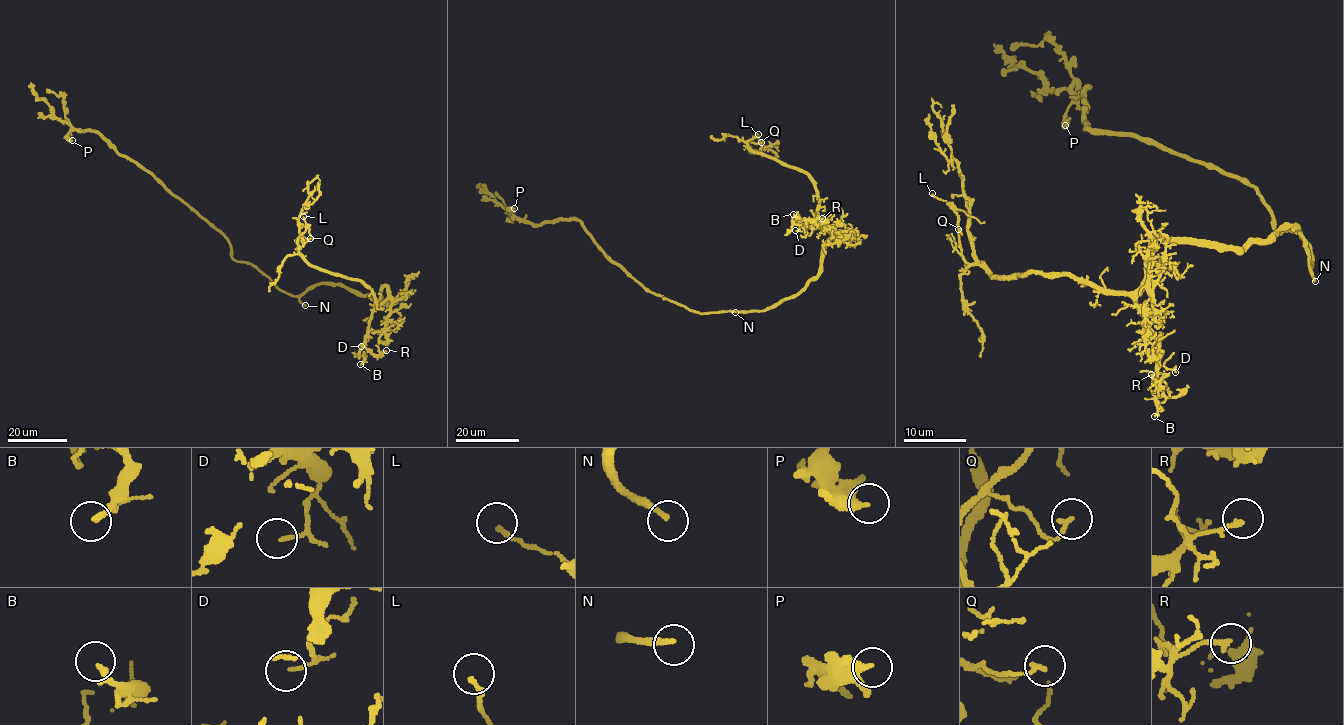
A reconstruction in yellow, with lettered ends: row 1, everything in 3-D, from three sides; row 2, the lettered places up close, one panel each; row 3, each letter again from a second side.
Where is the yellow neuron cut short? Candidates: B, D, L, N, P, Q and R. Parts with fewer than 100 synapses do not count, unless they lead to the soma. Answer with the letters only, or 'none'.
N

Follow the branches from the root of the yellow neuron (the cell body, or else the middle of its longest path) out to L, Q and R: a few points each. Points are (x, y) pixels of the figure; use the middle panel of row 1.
L: (733, 311), (766, 310), (800, 293), (819, 273), (830, 236), (817, 220), (815, 182), (751, 149), (758, 134)
Q: (733, 311), (766, 310), (800, 293), (819, 273), (830, 236), (817, 220), (815, 182), (747, 143), (761, 142)
R: (733, 311), (774, 307), (818, 275), (830, 232), (813, 220), (803, 225), (799, 221), (822, 218)

